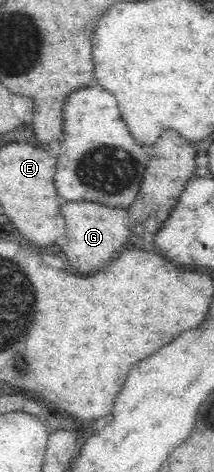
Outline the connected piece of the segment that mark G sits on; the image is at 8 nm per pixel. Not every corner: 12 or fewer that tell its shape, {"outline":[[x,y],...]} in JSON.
{"outline":[[65,201],[67,245],[77,271],[119,255],[125,209]]}

